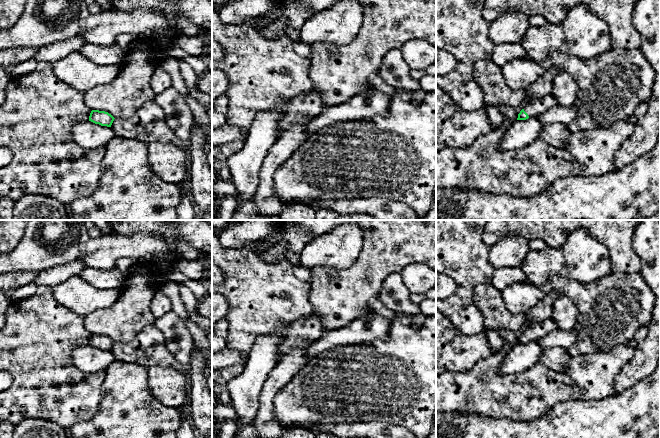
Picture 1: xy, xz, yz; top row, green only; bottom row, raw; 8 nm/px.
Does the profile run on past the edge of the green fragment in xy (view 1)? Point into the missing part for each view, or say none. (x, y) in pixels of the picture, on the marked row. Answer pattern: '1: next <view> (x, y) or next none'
1: next none

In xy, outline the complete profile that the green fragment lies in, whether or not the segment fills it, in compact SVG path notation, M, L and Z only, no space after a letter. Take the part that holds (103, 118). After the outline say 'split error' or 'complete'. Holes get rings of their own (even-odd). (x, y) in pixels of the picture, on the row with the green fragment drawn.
M92 110L89 116L89 121L101 126L111 127L114 117L105 111Z; complete

